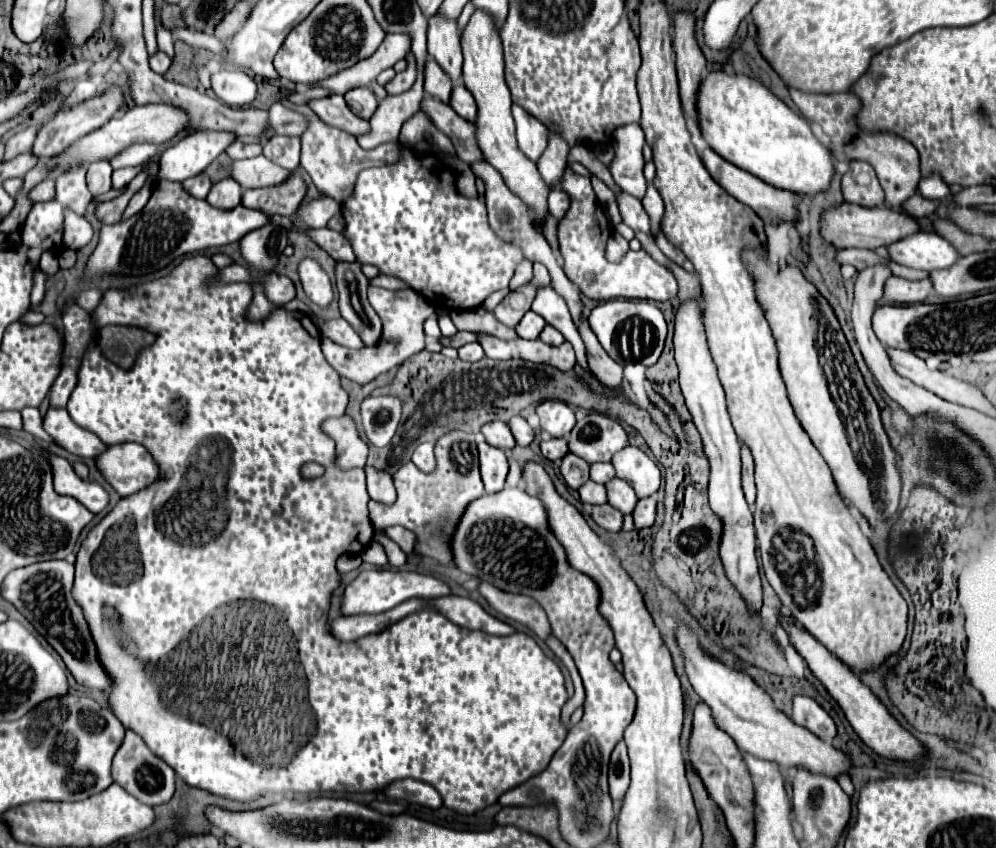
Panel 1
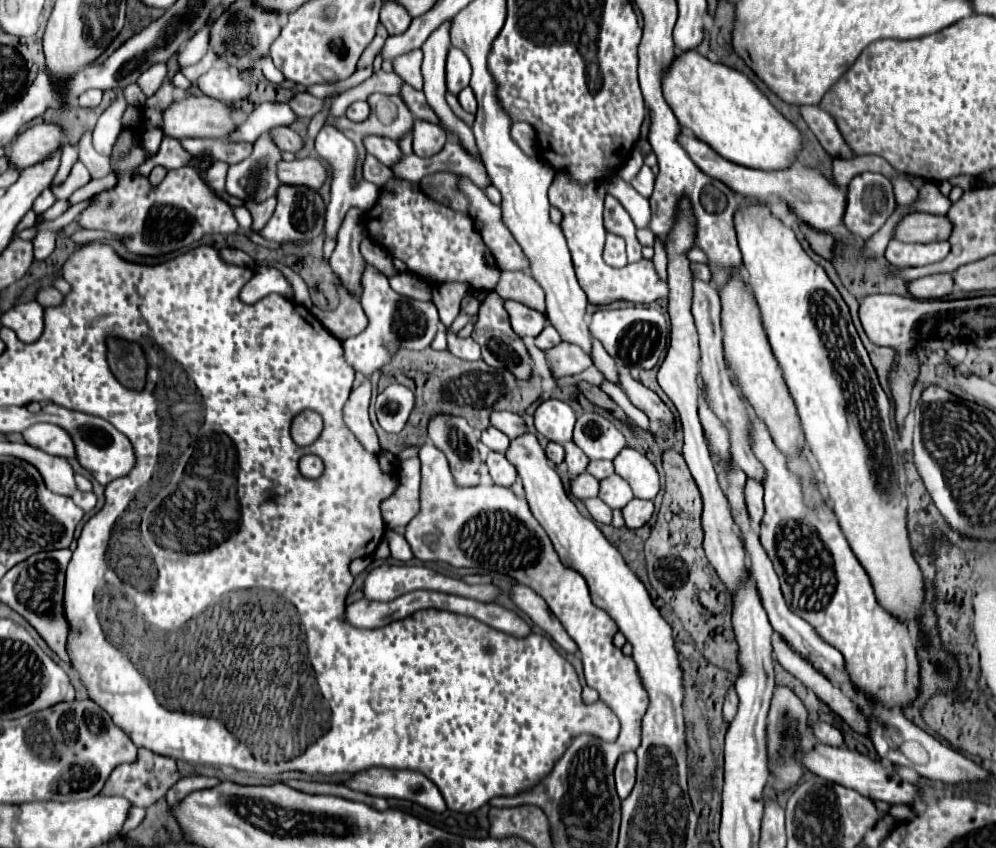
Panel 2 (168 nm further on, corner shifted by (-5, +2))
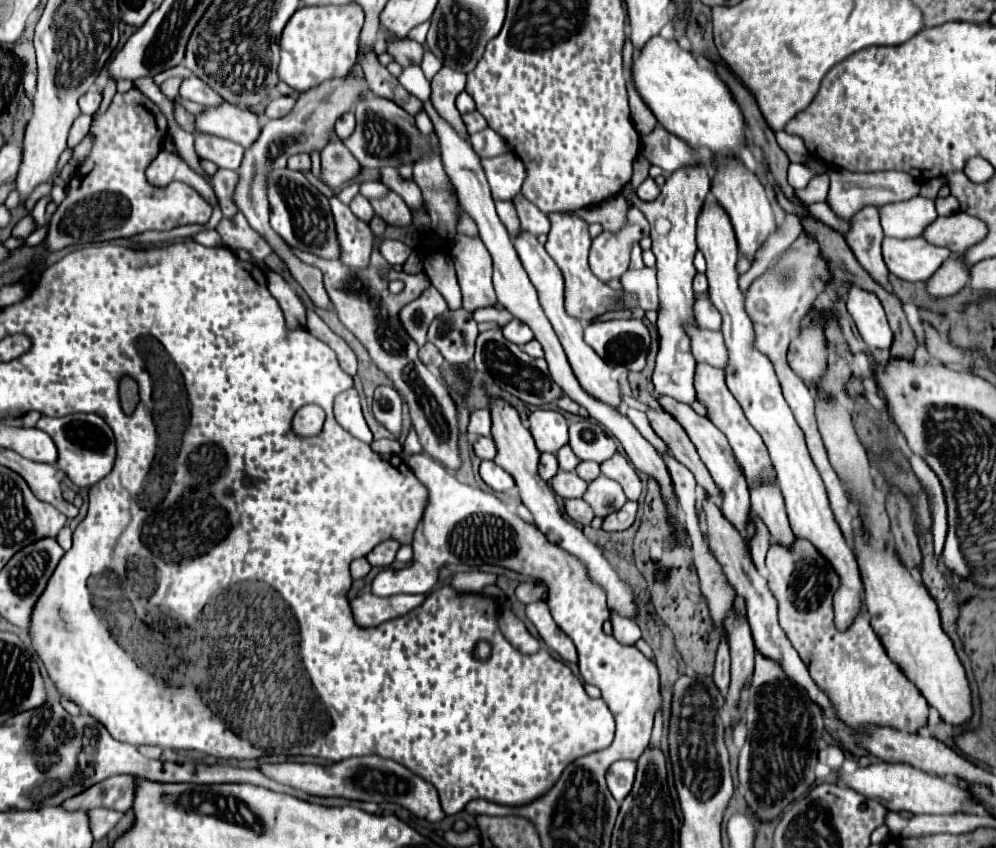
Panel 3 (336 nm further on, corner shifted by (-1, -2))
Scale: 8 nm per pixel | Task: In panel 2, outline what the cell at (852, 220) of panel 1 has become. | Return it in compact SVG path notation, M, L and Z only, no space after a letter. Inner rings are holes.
M909 214L897 226L895 238L901 242L935 242L935 240L949 240L953 224L947 216L935 214Z

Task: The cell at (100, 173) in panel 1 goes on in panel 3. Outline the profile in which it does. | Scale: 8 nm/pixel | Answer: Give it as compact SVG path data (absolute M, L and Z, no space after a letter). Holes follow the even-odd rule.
M85 114L77 116L77 120L73 122L71 132L69 132L69 148L75 148L75 146L81 142L81 138L89 132L91 120L93 120L93 118L91 118L91 116L85 116Z

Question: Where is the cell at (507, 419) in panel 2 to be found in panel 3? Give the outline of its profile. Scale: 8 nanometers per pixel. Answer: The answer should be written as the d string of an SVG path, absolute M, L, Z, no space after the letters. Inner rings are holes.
M475 410L471 414L467 430L475 436L491 436L491 412L489 410Z

